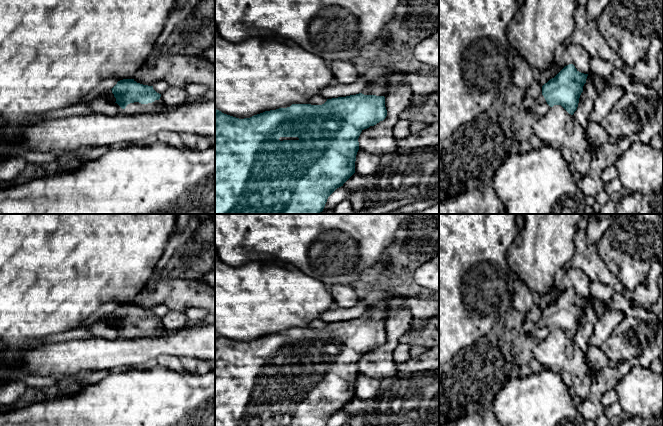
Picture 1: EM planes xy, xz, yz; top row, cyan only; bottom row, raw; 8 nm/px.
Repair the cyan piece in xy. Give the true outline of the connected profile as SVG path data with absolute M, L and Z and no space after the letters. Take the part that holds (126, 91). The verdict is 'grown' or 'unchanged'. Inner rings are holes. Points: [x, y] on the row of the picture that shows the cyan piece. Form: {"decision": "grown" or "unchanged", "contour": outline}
{"decision": "grown", "contour": "M123 79L111 89L116 102L128 114L159 112L165 109L161 94L153 86L137 83L134 79Z"}

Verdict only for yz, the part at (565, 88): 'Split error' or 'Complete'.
Split error

